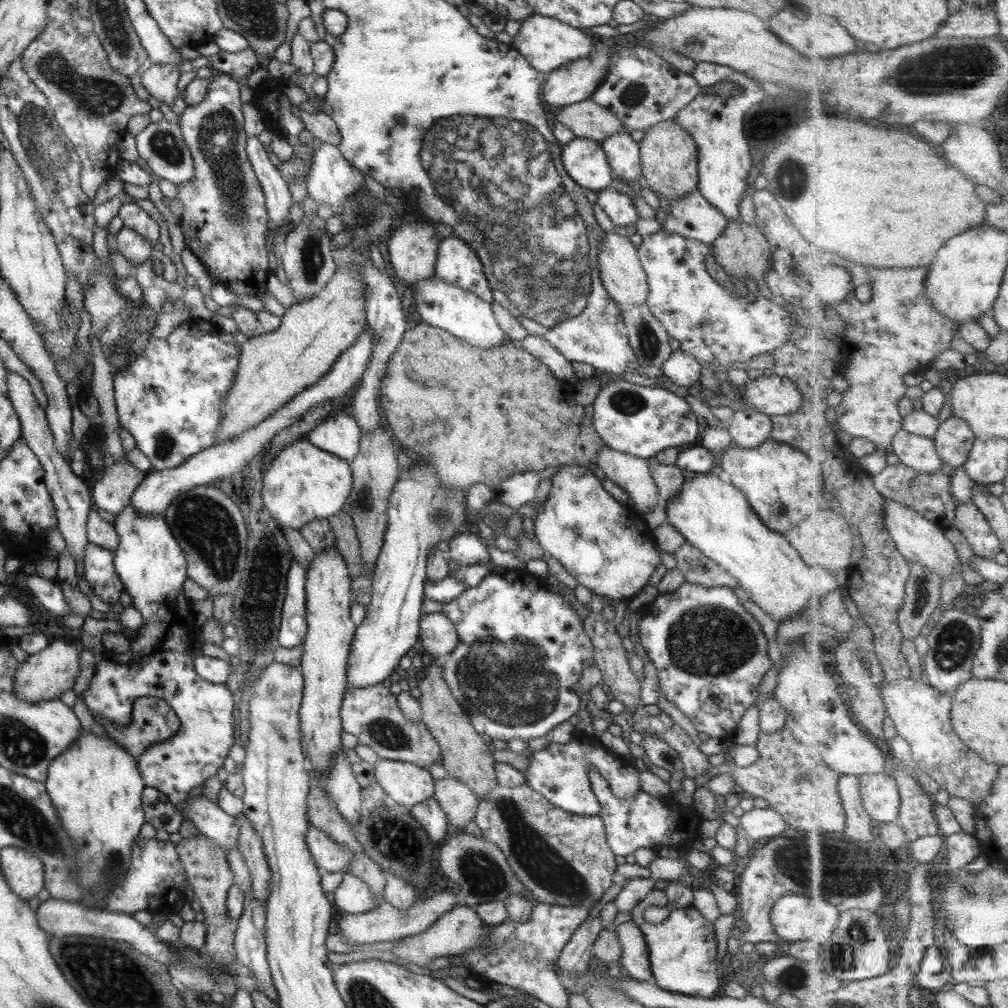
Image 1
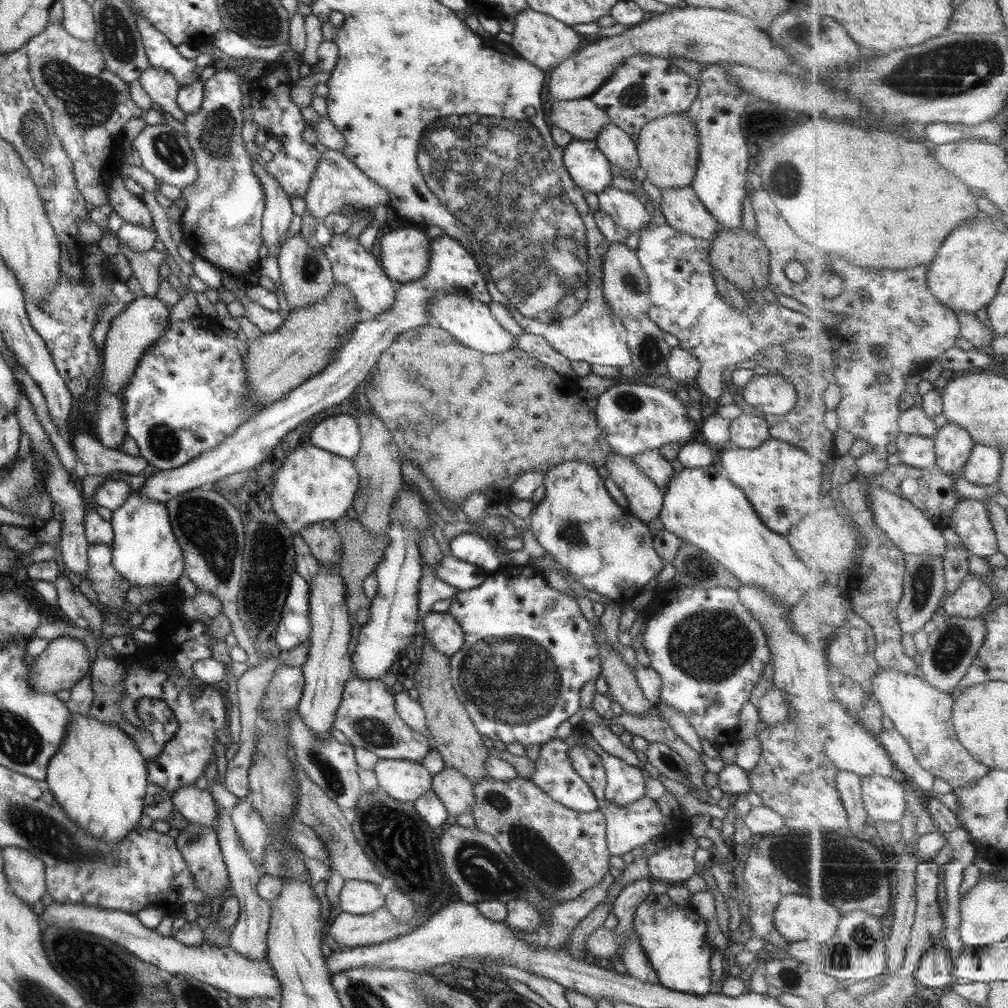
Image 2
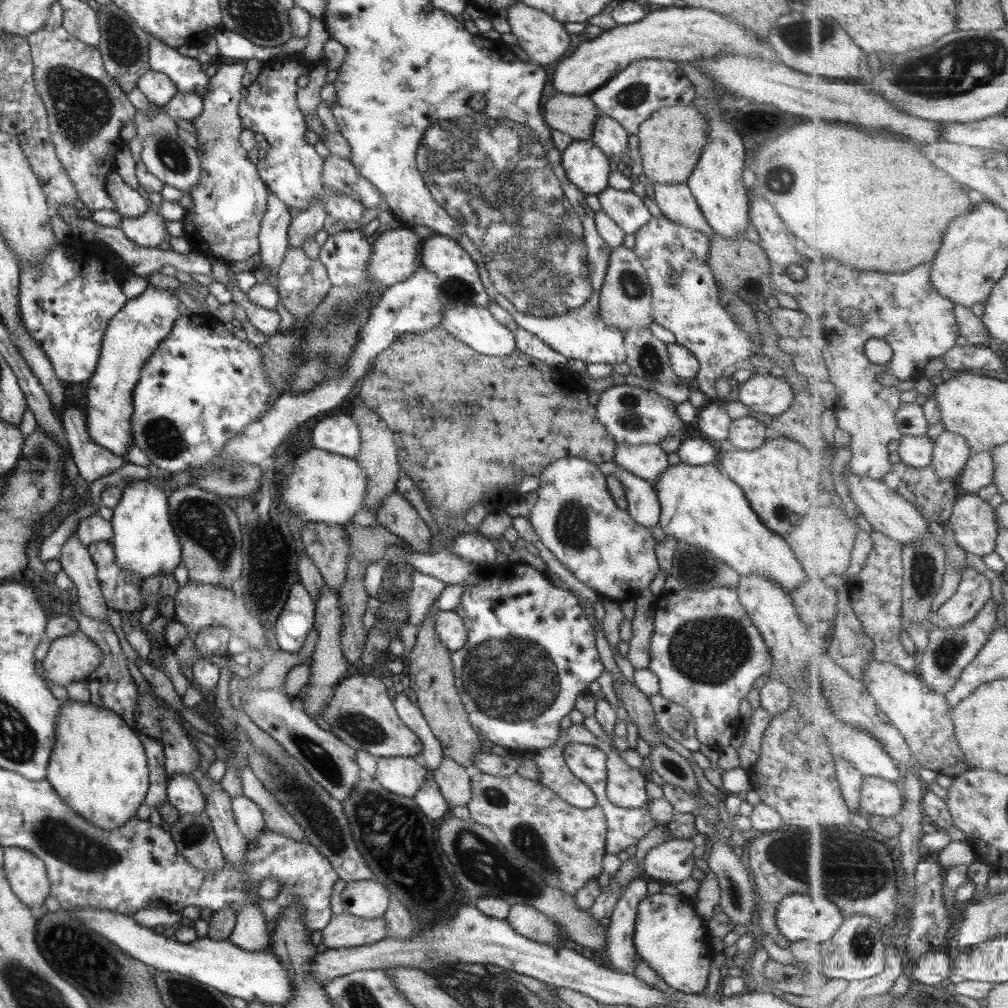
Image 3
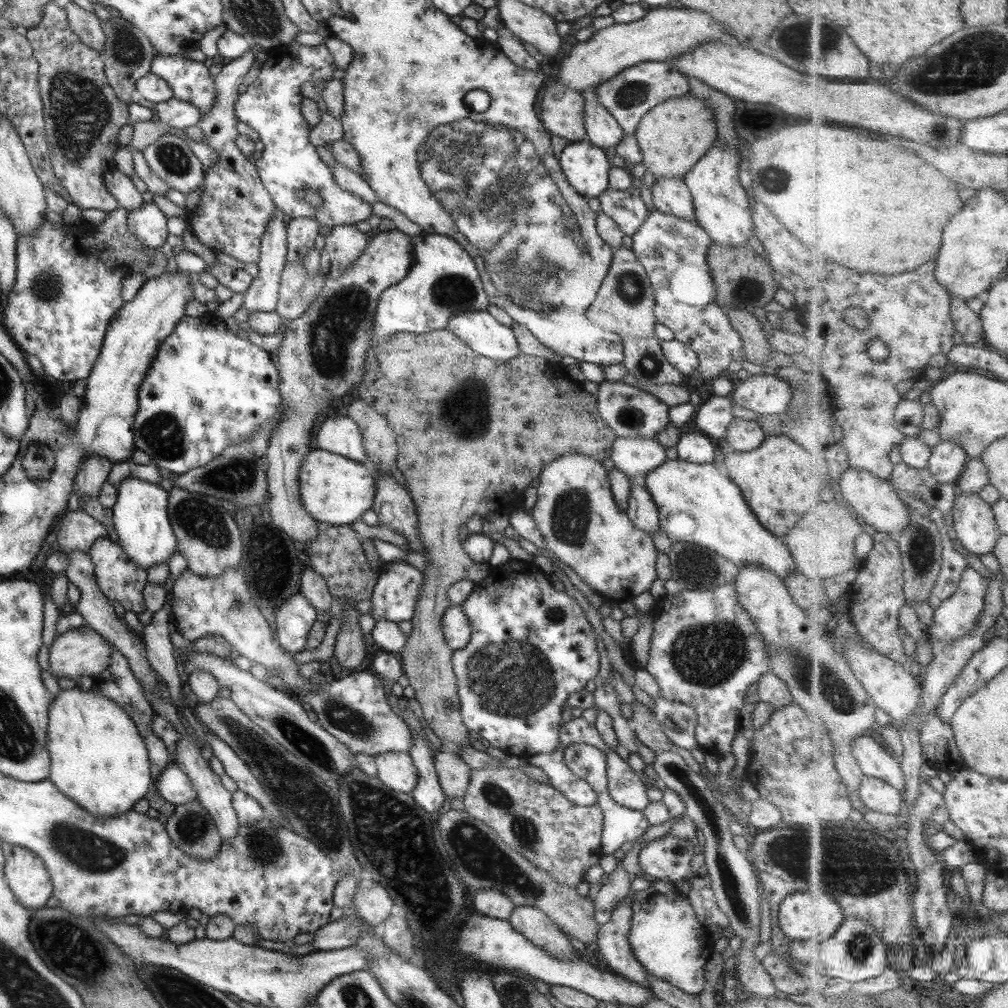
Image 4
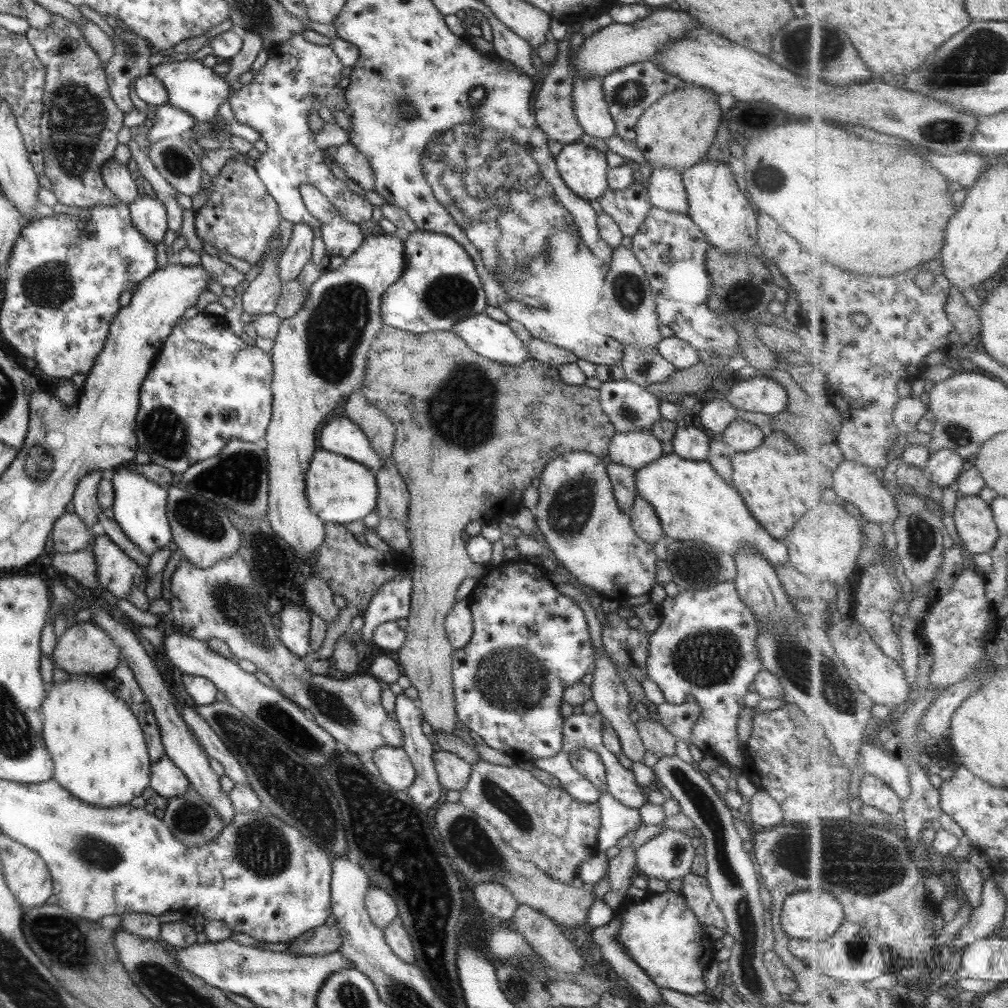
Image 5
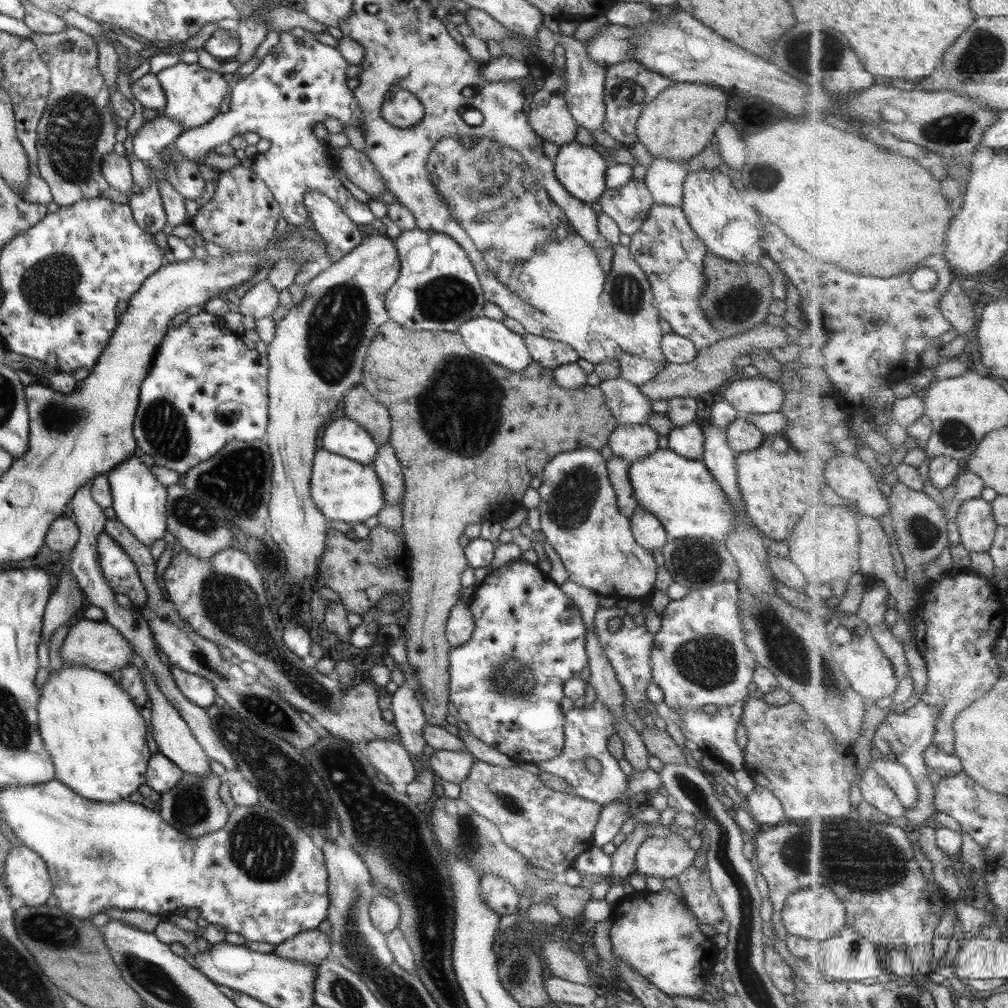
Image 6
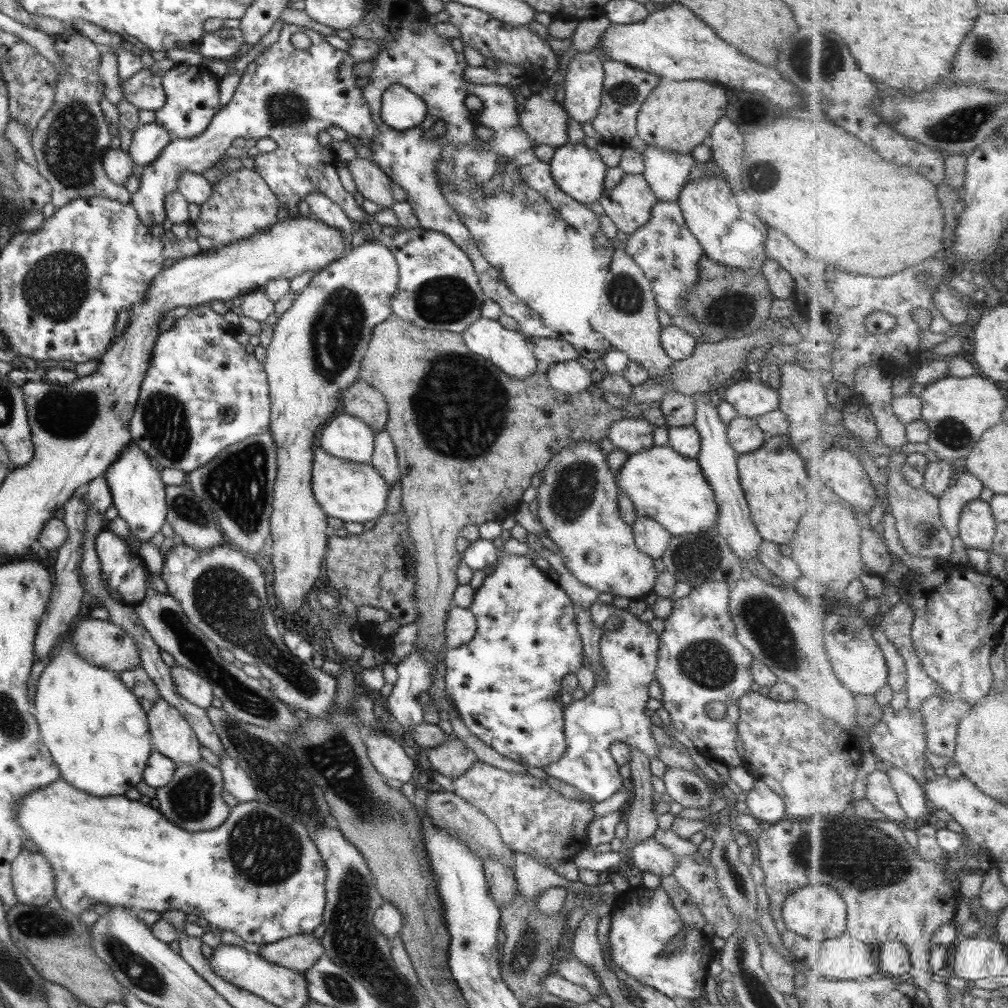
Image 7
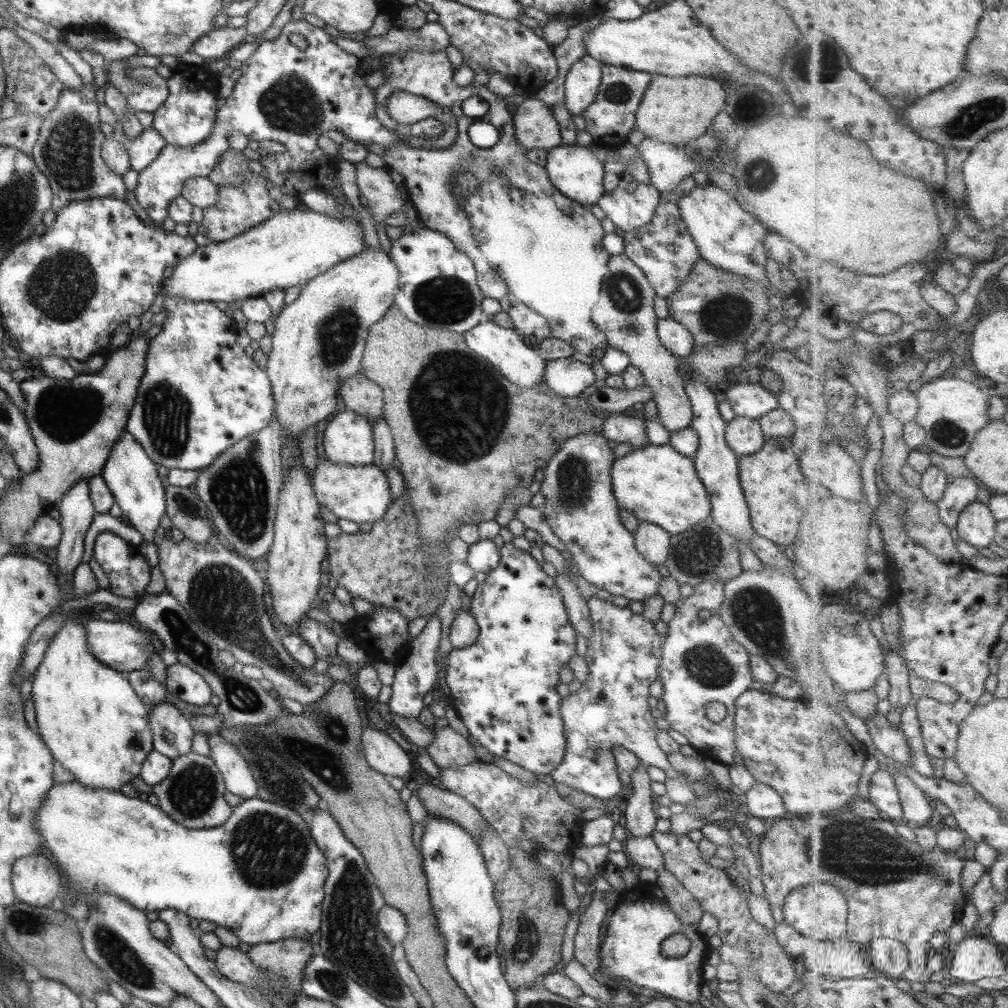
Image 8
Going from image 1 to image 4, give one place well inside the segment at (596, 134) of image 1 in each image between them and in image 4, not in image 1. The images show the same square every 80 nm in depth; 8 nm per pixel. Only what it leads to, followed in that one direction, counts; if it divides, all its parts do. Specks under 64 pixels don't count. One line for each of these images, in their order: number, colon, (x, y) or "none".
2: (581, 118)
3: (573, 115)
4: (561, 114)

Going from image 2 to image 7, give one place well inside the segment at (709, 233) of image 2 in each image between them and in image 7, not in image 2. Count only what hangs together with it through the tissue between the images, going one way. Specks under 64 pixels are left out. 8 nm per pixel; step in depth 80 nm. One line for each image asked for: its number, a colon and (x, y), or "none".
3: (675, 202)
4: (669, 195)
5: (665, 190)
6: (663, 178)
7: (665, 172)

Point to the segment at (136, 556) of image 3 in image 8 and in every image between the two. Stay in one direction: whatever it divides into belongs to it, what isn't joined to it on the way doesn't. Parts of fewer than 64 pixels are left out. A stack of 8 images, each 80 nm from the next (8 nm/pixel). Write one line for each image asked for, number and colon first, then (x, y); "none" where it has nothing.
4: (139, 516)
5: (138, 506)
6: (138, 498)
7: (137, 493)
8: (128, 473)

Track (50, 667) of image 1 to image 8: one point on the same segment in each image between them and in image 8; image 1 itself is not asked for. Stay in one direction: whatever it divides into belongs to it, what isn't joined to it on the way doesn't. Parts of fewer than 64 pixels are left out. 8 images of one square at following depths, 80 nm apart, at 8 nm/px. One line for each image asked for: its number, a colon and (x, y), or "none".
2: (65, 660)
3: (70, 658)
4: (79, 653)
5: (84, 648)
6: (97, 645)
7: (103, 644)
8: (123, 647)

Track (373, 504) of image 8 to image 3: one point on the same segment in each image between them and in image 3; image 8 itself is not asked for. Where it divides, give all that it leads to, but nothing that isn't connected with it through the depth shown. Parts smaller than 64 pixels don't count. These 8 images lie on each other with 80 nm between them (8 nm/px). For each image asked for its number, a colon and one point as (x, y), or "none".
3: (321, 487)
4: (334, 490)
5: (338, 490)
6: (342, 489)
7: (354, 493)

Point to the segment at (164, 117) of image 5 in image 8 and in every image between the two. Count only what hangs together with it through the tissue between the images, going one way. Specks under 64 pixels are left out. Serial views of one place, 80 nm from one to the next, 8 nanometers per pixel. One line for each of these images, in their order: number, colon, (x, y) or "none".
6: (151, 136)
7: (147, 140)
8: (141, 151)

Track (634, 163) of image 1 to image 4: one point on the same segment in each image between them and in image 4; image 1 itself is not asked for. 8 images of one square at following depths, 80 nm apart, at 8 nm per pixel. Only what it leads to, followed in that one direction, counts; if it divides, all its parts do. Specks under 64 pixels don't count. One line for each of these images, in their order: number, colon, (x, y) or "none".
2: (616, 145)
3: (608, 136)
4: (600, 128)

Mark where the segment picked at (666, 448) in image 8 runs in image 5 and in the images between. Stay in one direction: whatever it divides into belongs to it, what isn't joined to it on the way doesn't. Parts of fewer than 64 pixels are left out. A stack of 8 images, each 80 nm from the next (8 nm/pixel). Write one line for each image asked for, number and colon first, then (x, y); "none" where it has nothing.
5: (692, 502)
6: (679, 492)
7: (669, 488)

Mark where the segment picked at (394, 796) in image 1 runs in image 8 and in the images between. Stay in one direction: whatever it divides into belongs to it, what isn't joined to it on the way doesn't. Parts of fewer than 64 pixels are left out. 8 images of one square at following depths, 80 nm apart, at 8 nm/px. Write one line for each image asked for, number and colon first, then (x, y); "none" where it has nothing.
2: (403, 781)
3: (401, 775)
4: (395, 770)
5: (395, 769)
6: (389, 758)
7: (388, 759)
8: (382, 754)

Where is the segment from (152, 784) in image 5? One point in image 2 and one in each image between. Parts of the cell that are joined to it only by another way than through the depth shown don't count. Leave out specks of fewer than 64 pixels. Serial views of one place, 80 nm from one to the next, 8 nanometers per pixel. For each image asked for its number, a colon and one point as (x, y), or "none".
2: (196, 806)
3: (182, 792)
4: (172, 784)

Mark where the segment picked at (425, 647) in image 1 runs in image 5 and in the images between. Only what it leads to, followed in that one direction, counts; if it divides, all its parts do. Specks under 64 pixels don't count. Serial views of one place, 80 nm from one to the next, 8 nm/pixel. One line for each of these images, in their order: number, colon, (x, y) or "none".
2: (439, 628)
3: (449, 627)
4: (456, 629)
5: (458, 623)

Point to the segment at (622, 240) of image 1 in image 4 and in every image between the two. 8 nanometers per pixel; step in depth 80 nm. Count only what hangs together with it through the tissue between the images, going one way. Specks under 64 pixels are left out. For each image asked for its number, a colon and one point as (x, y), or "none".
2: (624, 283)
3: (624, 299)
4: (623, 306)

